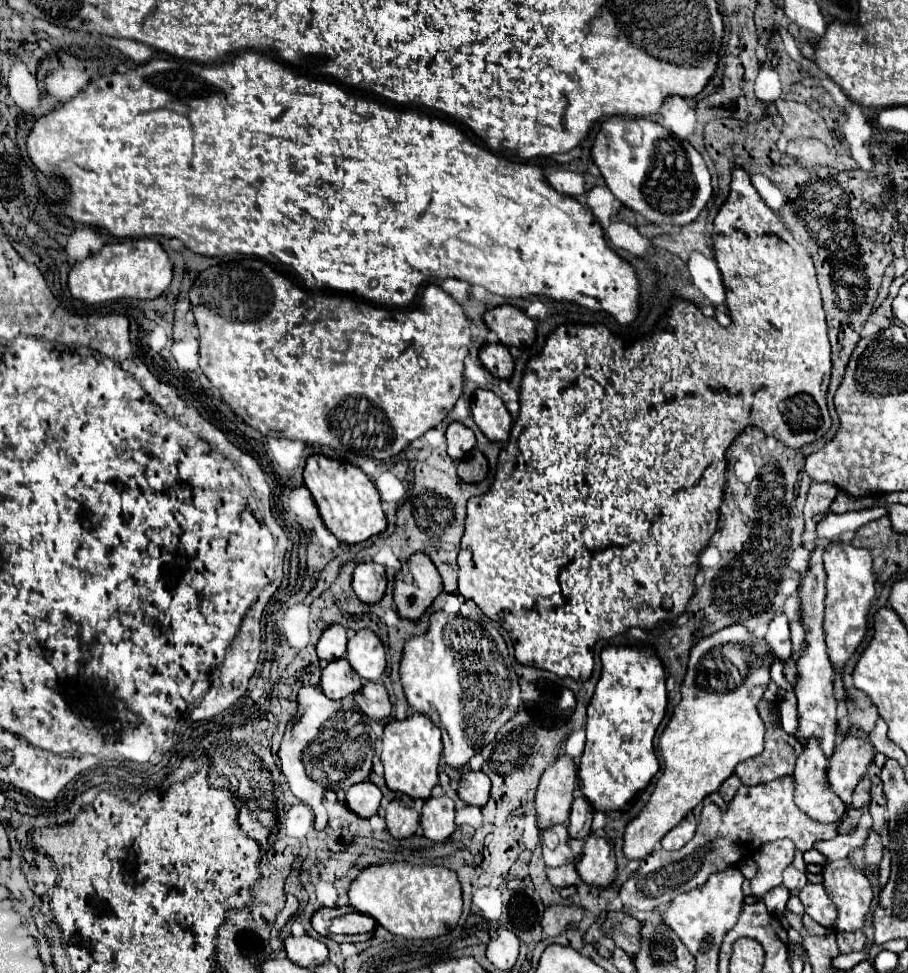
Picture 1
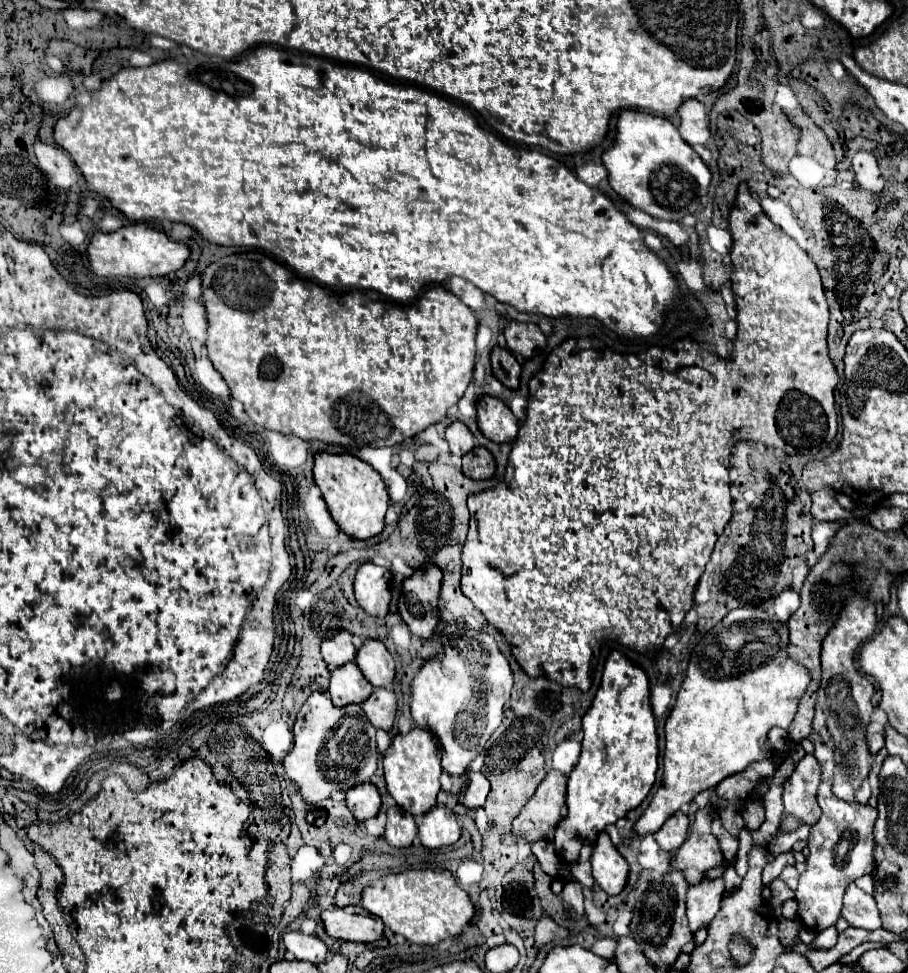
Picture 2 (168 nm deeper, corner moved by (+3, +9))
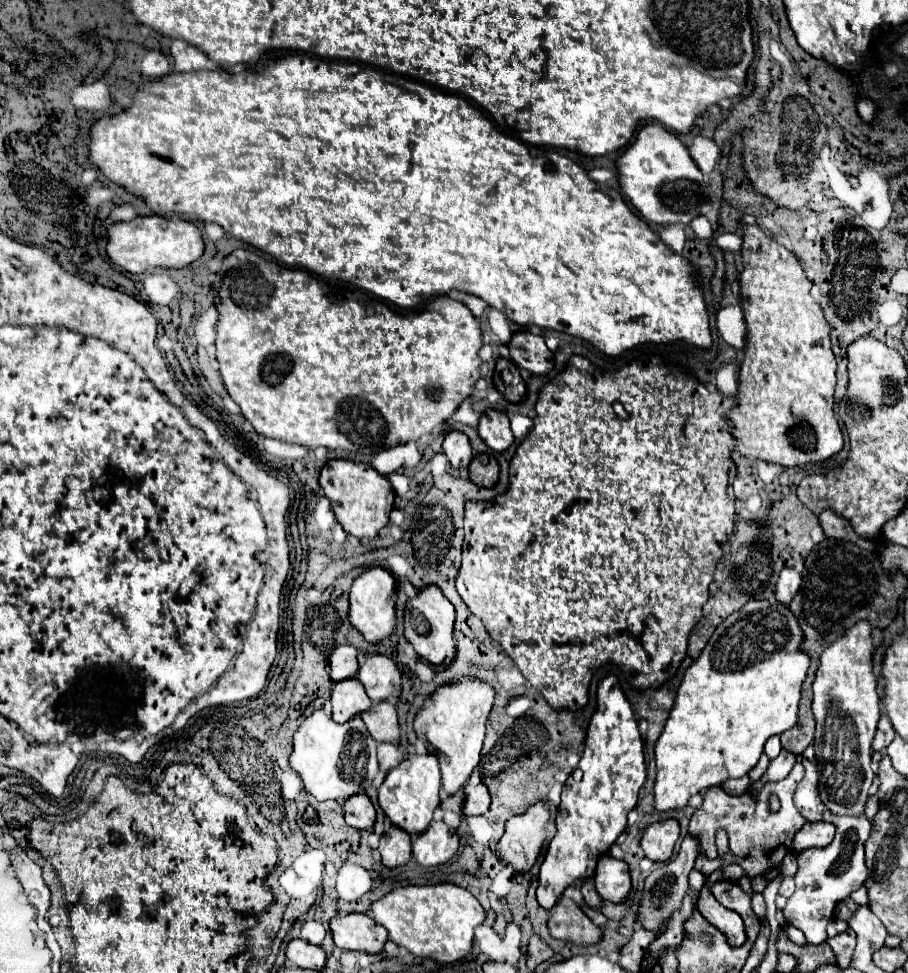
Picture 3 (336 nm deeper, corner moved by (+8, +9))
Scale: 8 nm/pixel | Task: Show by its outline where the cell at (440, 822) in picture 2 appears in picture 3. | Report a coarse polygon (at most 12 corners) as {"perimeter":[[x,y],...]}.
{"perimeter":[[433,820],[413,840],[423,866],[447,862],[459,848],[457,832]]}

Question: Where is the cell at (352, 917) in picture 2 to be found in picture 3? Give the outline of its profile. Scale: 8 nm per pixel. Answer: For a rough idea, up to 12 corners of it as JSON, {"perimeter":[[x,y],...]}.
{"perimeter":[[337,914],[329,922],[343,950],[383,952],[385,928],[369,914]]}

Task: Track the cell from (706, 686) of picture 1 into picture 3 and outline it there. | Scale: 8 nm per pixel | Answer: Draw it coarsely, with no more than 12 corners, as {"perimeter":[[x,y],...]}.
{"perimeter":[[751,600],[685,670],[655,810],[745,776],[795,726],[809,656]]}

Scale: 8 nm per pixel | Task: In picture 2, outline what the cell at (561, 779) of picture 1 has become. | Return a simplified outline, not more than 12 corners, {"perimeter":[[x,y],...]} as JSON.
{"perimeter":[[552,770],[512,822],[526,842],[550,836],[566,804],[566,778]]}

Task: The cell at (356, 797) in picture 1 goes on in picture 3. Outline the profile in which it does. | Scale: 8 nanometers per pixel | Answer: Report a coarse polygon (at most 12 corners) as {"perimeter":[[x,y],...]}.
{"perimeter":[[367,794],[345,802],[345,822],[371,830],[375,808]]}

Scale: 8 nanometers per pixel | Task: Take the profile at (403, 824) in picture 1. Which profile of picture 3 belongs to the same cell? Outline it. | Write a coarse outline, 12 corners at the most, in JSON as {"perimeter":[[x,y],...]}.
{"perimeter":[[391,824],[381,836],[385,866],[403,866],[411,858],[411,836]]}

